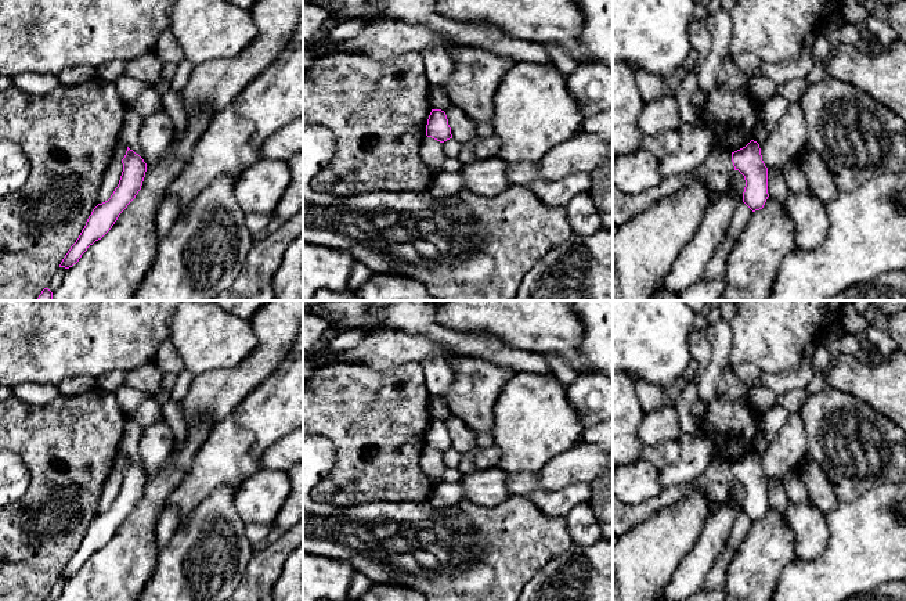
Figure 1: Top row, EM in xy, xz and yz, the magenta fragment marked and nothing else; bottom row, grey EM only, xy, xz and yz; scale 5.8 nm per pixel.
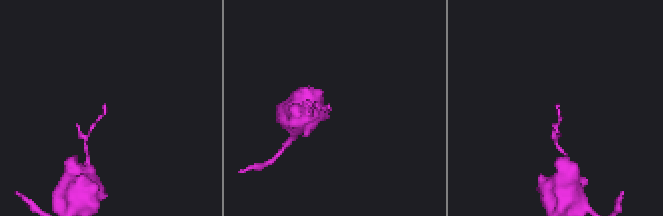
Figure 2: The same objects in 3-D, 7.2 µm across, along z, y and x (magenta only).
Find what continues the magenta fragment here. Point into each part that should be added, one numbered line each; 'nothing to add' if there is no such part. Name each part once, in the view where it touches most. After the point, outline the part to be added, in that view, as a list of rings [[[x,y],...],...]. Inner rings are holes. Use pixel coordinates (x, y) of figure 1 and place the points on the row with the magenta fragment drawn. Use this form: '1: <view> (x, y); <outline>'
nothing to add

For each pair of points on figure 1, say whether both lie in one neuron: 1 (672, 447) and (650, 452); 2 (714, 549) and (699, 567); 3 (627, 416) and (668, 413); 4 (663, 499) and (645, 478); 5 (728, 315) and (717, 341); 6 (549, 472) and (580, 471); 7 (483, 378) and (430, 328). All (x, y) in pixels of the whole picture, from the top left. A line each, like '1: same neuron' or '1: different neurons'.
1: same neuron
2: same neuron
3: different neurons
4: different neurons
5: different neurons
6: same neuron
7: different neurons

